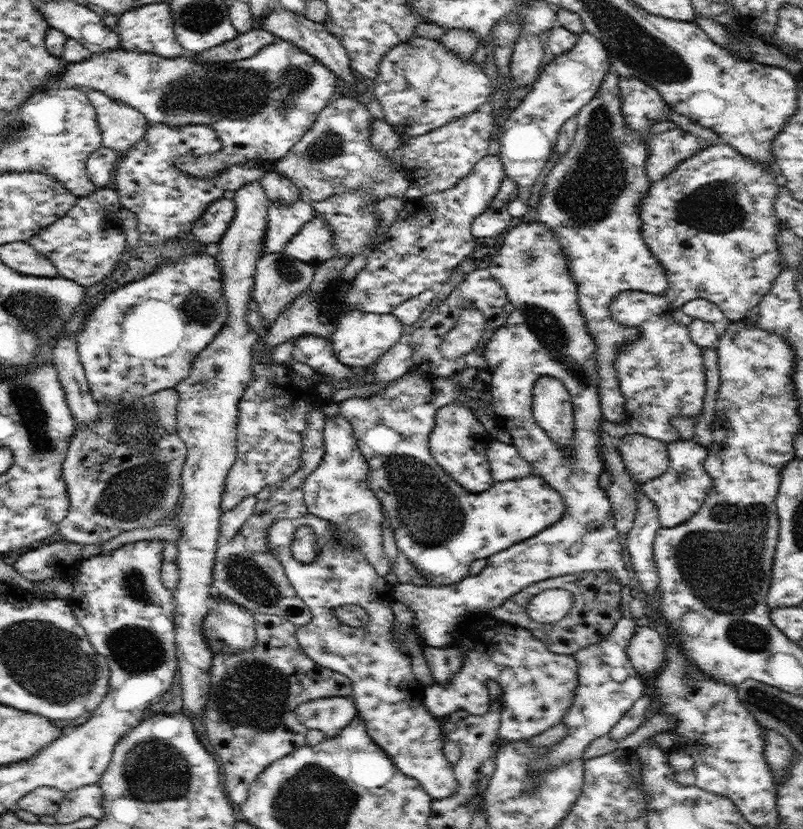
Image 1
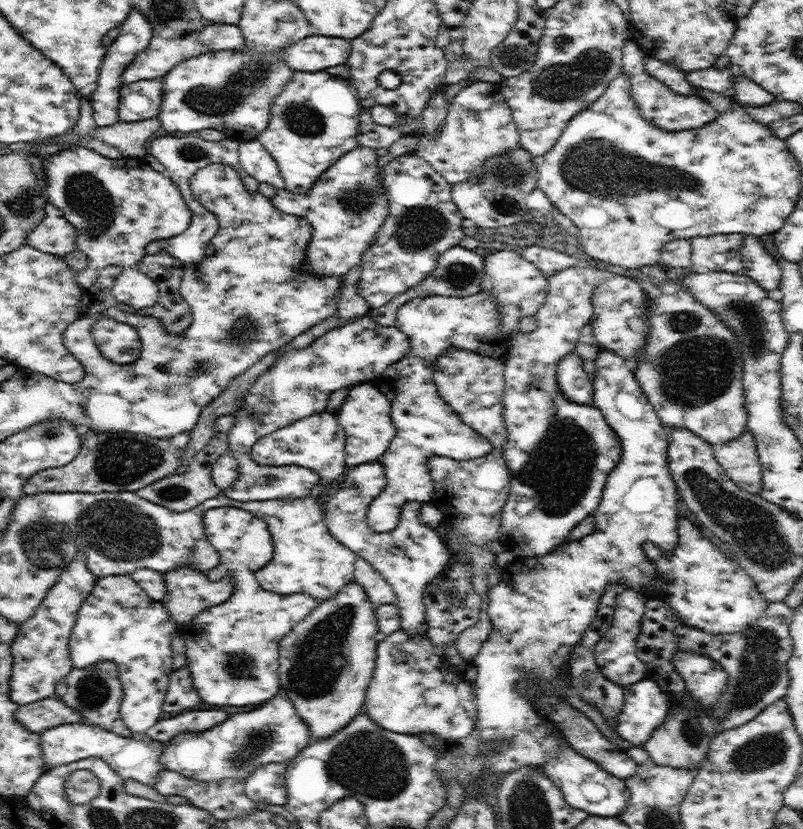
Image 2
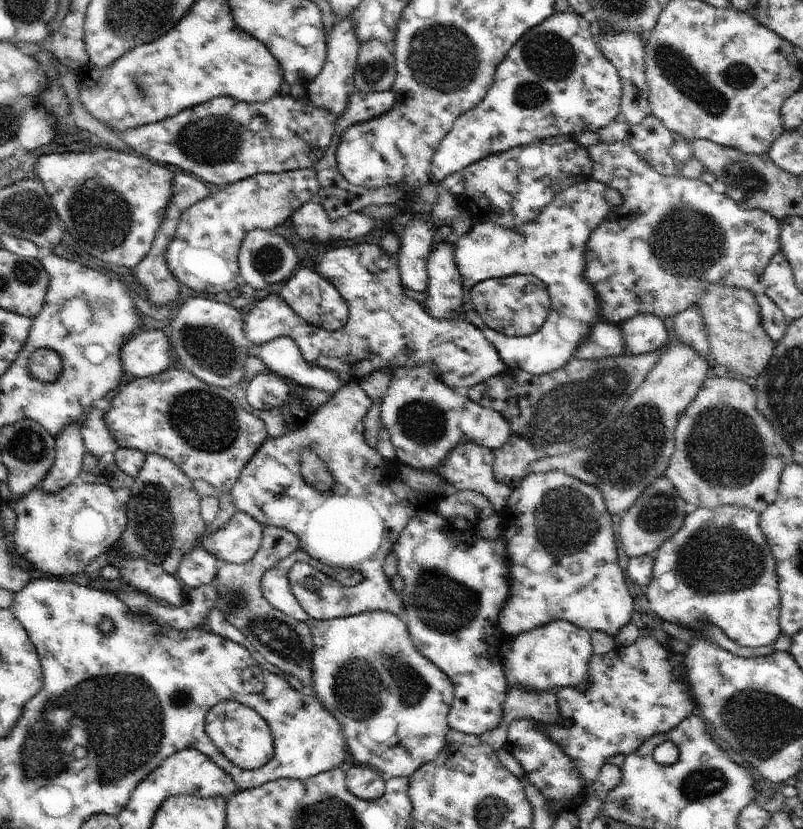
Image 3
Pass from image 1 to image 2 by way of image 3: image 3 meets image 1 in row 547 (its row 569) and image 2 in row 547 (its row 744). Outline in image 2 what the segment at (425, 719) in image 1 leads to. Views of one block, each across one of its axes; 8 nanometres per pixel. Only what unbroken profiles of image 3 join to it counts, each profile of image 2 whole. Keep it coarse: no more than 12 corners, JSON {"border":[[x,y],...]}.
{"border":[[348,468],[322,502],[331,535],[394,590],[400,630],[427,635],[424,589],[450,549],[405,502],[394,530],[369,528],[387,478]]}

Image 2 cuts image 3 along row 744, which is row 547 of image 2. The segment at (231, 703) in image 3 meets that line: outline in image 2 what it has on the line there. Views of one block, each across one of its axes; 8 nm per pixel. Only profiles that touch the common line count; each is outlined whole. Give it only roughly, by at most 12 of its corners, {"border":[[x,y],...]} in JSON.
{"border":[[204,513],[226,602],[180,628],[203,702],[254,706],[280,690],[279,642],[319,604],[263,590],[264,520]]}

